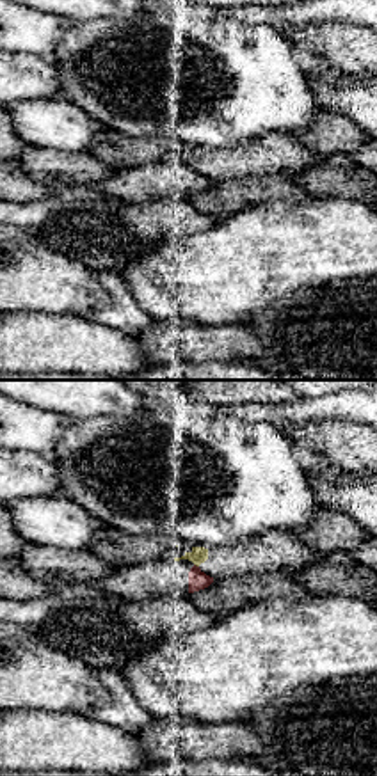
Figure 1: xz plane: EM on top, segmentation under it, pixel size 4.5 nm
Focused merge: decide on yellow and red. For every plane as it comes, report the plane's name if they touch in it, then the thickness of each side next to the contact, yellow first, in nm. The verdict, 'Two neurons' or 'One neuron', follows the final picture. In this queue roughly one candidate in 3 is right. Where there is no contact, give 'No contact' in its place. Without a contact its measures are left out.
Touches yellow in xz. Thickness 80 nm (yellow) against 90 nm

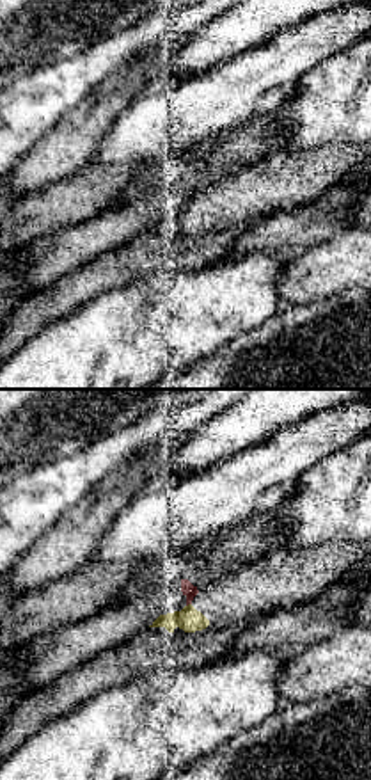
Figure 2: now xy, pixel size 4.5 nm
Touches yellow in xy. Thickness 110 nm (yellow) against 60 nm

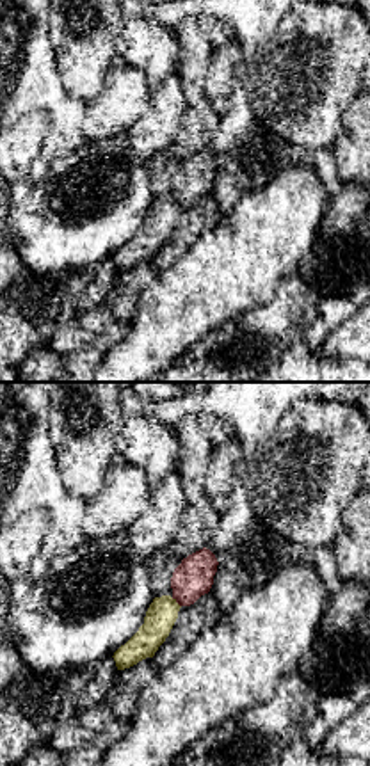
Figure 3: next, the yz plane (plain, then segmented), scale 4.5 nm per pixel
Touches yellow in yz. Thickness 140 nm (yellow) against 180 nm

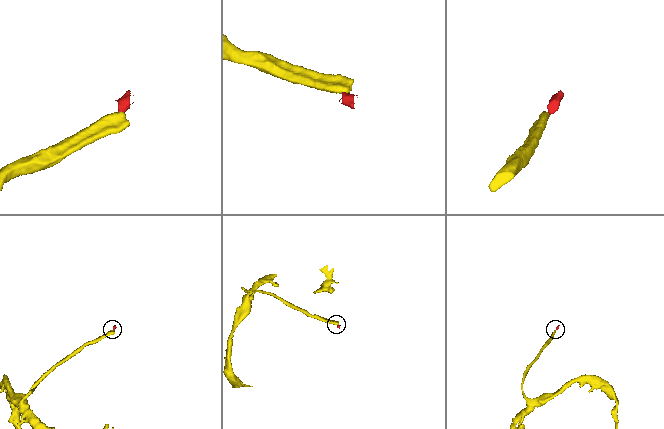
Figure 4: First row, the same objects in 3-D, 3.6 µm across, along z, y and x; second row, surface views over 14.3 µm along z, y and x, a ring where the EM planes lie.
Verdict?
Two neurons

